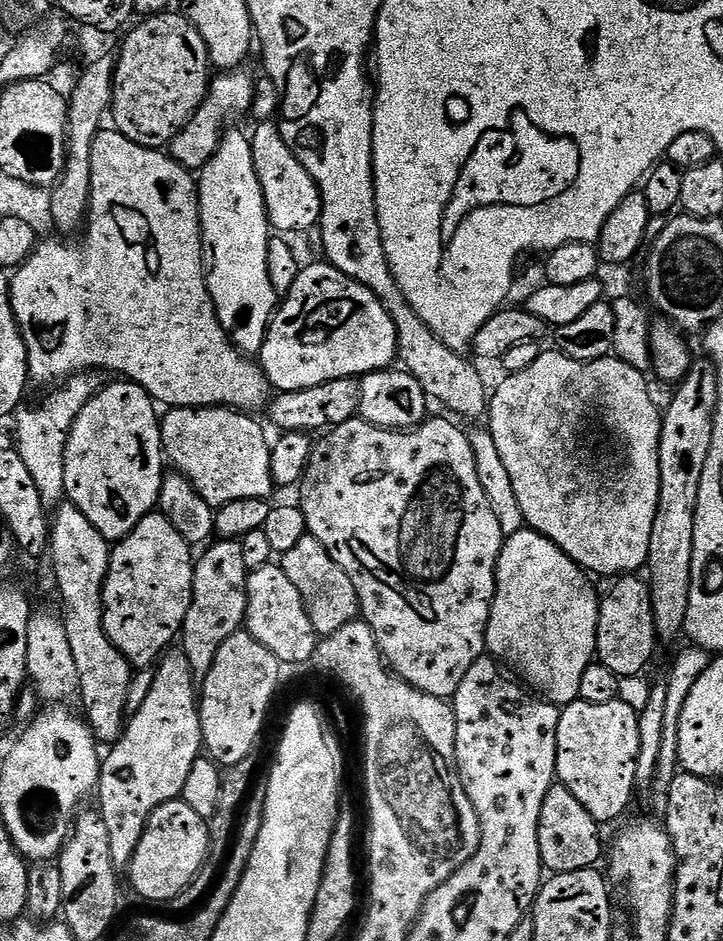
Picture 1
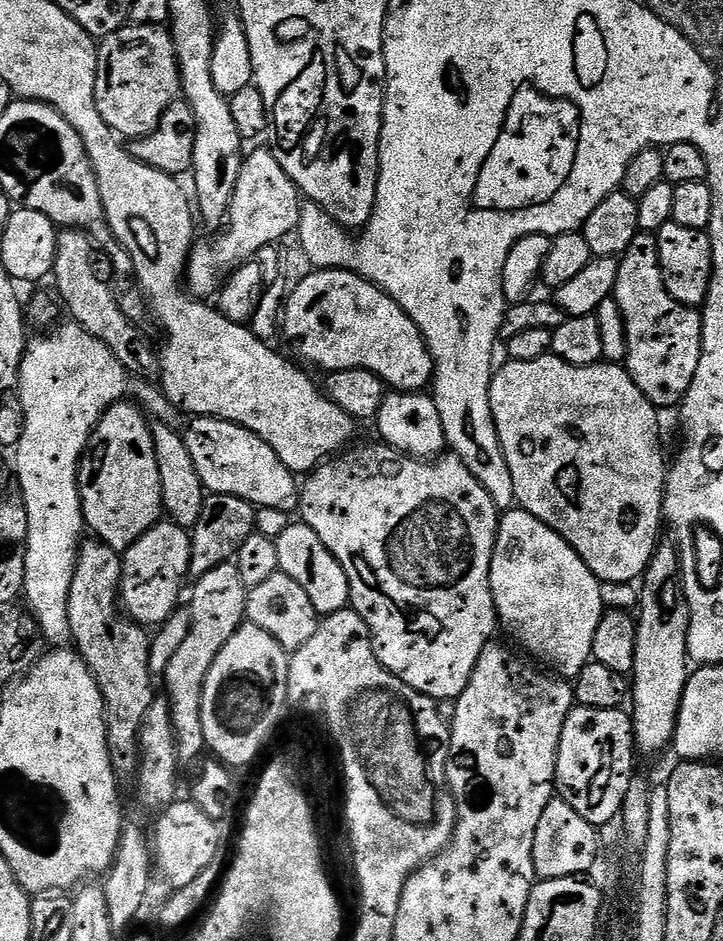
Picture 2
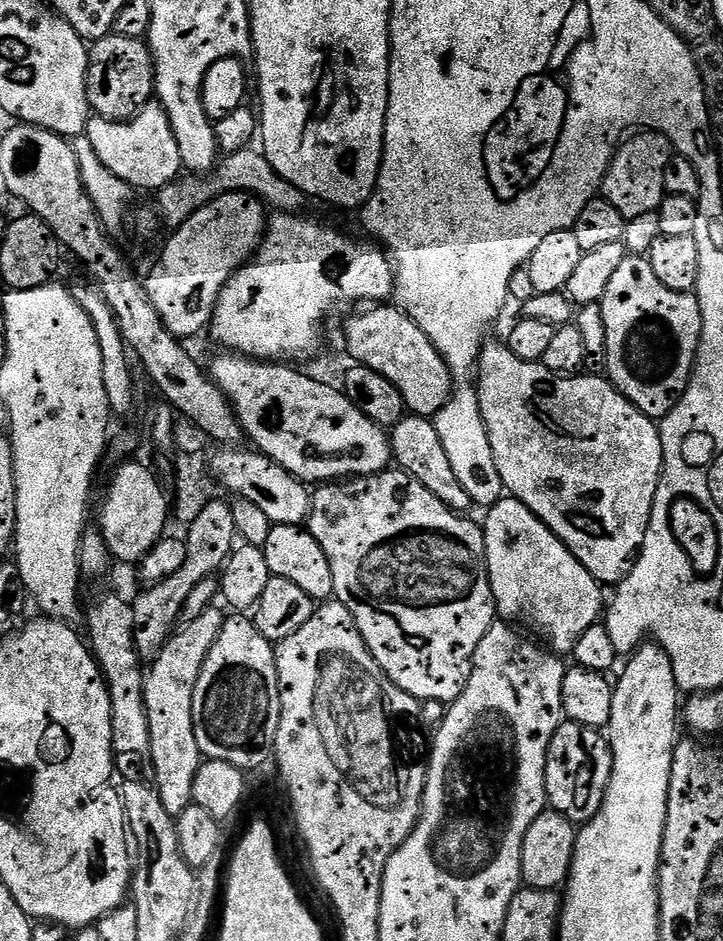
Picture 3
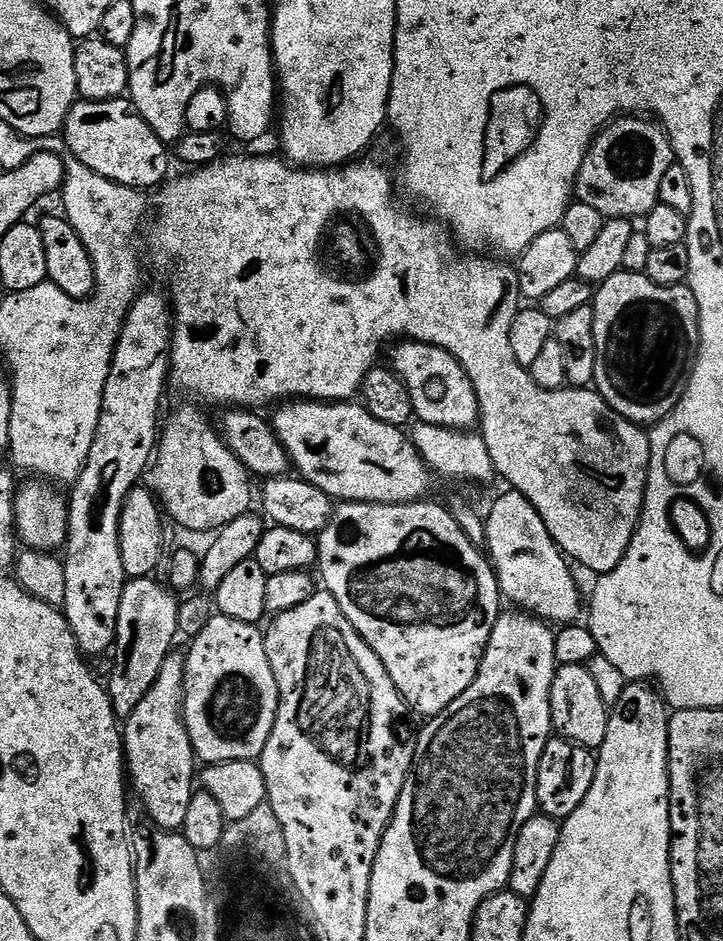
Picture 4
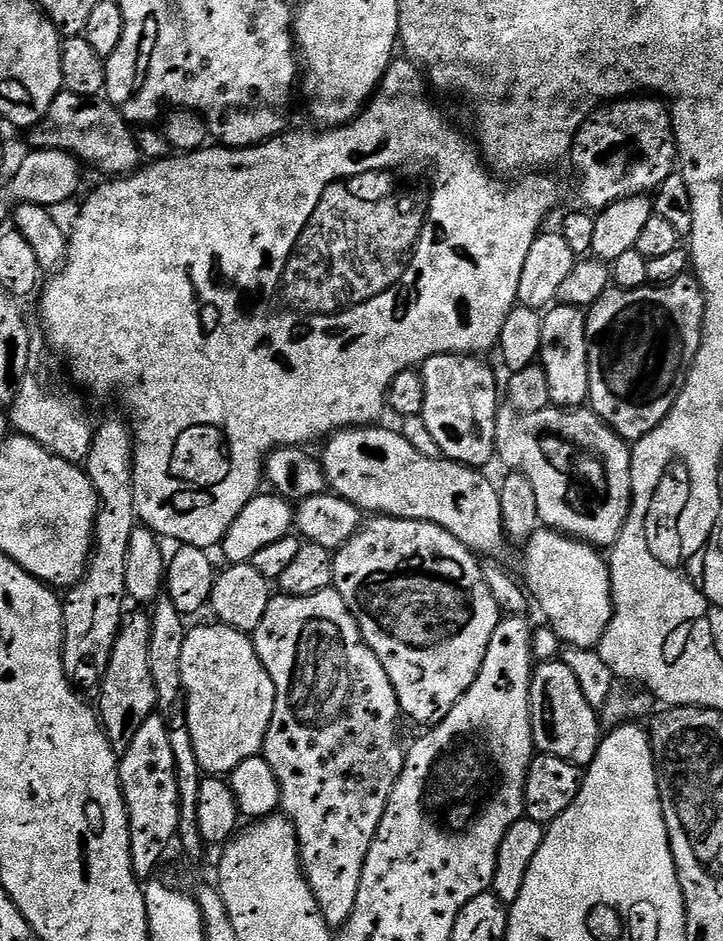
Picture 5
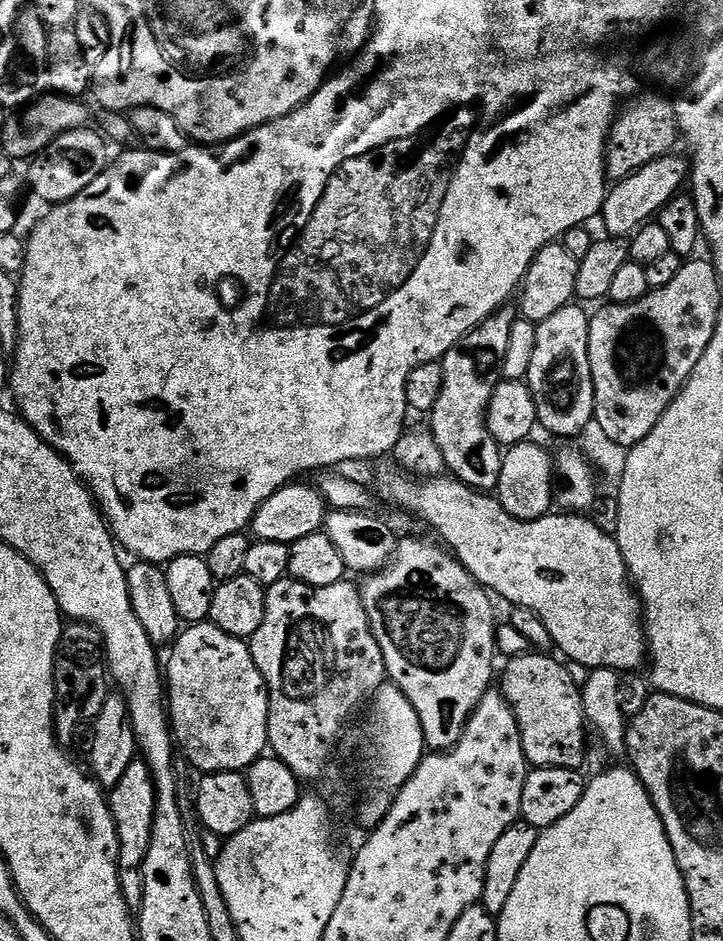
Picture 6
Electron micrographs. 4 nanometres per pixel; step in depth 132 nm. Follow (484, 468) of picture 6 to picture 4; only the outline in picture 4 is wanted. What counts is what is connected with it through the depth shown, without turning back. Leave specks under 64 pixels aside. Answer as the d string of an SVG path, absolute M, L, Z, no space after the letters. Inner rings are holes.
M409 339L397 343L392 350L390 367L402 378L406 390L410 390L412 410L419 423L468 430L479 421L480 403L474 386L451 354L432 344L420 344Z

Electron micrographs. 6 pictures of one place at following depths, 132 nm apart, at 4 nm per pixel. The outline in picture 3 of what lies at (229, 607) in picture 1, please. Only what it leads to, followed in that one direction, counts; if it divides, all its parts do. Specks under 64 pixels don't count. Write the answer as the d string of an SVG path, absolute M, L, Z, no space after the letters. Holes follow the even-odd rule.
M211 606L194 618L194 622L183 625L164 644L164 648L151 661L144 677L144 697L146 698L146 714L150 717L150 750L156 775L156 789L162 798L162 806L166 806L166 814L178 817L182 810L192 805L194 794L194 778L202 763L202 753L198 746L198 738L194 734L194 686L198 686L198 674L222 630L226 616Z

